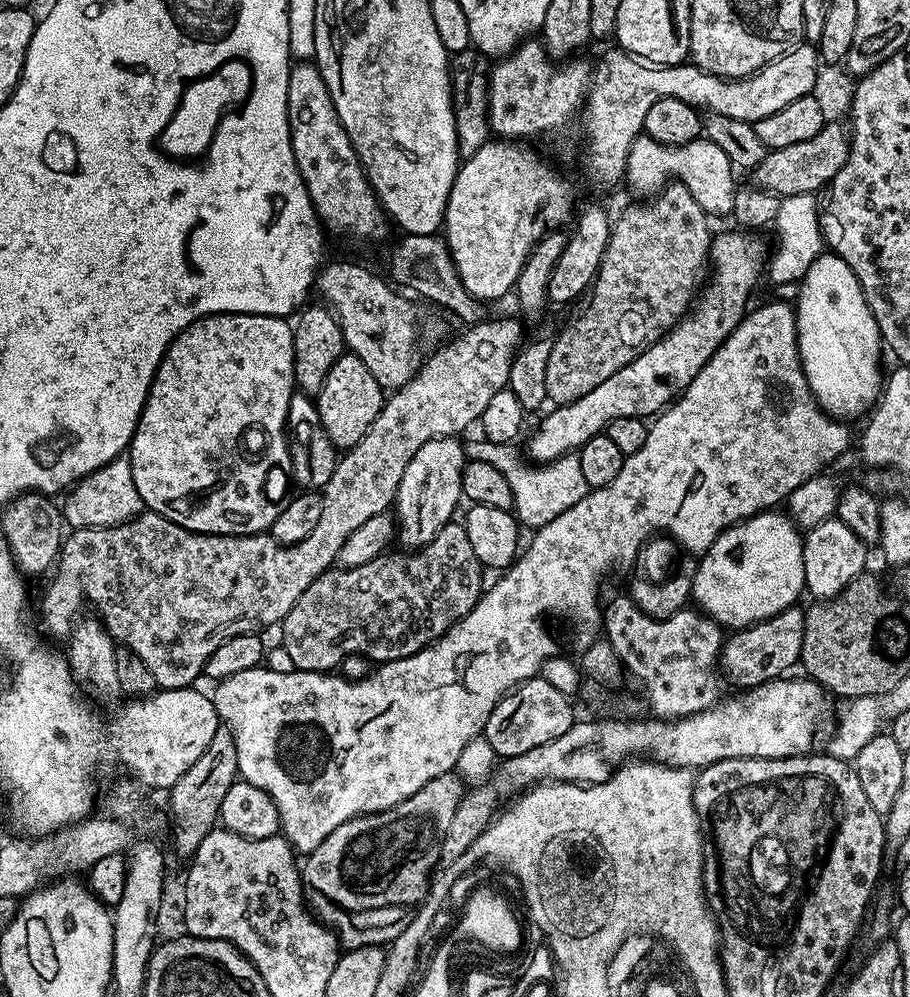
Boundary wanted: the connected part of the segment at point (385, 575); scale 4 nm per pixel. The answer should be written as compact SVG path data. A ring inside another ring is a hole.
M463 523L444 524L429 544L415 550L399 551L378 555L365 565L353 568L333 566L314 578L306 590L302 590L302 598L290 606L290 614L284 616L279 629L284 639L281 640L282 646L286 654L290 654L293 669L328 672L347 656L365 656L368 660L376 660L372 662L406 658L410 654L418 654L418 650L432 644L439 636L446 634L446 630L466 618L470 610L474 610L486 588L486 572L478 562L478 554L474 554L474 549L470 547L470 537Z

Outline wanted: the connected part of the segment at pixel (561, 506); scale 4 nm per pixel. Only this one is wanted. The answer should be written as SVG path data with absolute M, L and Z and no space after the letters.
M477 438L472 444L473 450L476 451L473 453L486 462L490 462L490 466L494 466L494 470L498 470L506 478L512 491L514 515L525 529L535 530L546 526L546 522L554 522L554 518L558 518L562 510L570 510L574 502L582 502L582 498L590 489L582 474L582 462L579 455L559 456L558 459L551 460L549 464L537 464L525 459L522 452L522 457L520 457L520 452L516 447L515 443L491 444L483 438Z

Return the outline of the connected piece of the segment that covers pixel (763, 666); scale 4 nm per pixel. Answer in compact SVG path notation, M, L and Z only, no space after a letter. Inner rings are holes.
M793 606L748 628L735 629L729 635L732 637L723 641L718 657L719 671L727 679L729 676L734 683L744 684L743 686L765 684L791 673L788 671L800 664L804 613L803 607Z

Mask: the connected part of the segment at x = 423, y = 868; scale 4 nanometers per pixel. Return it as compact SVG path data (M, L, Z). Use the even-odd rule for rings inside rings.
M447 772L426 782L422 790L398 802L398 806L390 810L371 812L342 822L338 830L334 830L317 848L307 853L305 860L308 861L302 864L302 880L310 893L311 907L315 915L335 931L345 949L361 948L367 944L387 945L408 923L410 910L425 901L434 876L432 867L441 863L444 835L465 791L465 781L459 775Z

